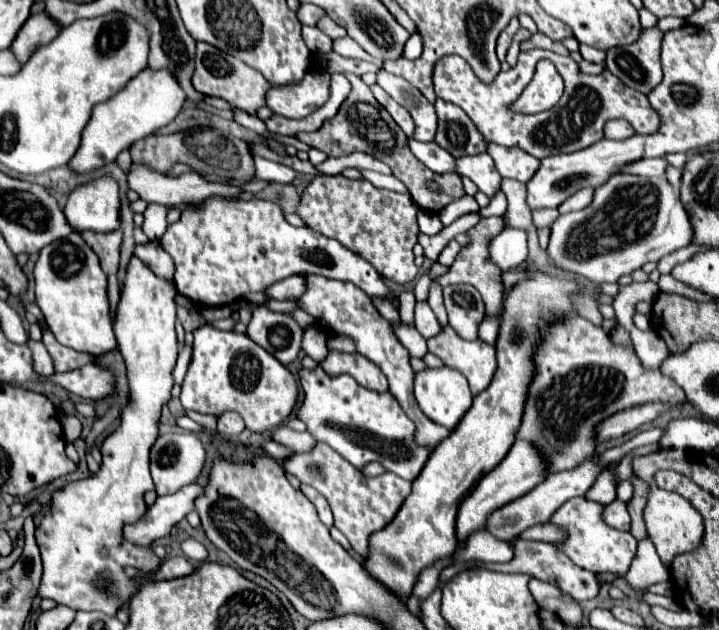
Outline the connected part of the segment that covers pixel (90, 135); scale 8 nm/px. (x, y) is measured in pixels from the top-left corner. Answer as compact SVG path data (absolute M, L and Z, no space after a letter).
M150 68L142 70L114 98L94 106L90 122L82 132L80 146L76 154L70 158L68 168L74 170L76 174L88 174L92 170L98 170L114 162L118 154L128 150L134 142L168 126L168 122L172 122L176 114L182 110L184 102L186 102L186 94L170 72L150 70Z

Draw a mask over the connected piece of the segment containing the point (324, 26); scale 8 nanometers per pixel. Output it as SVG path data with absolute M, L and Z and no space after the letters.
M324 16L324 18L320 18L318 20L318 24L316 24L326 36L330 36L332 40L336 40L336 38L342 38L342 36L346 36L346 30L342 30L342 26L338 26L332 18L328 18L328 16Z

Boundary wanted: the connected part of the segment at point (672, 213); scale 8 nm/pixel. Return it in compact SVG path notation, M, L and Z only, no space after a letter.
M612 174L608 182L596 188L596 194L590 206L578 212L564 214L554 222L552 234L550 234L548 256L554 266L582 274L596 284L618 282L620 276L632 274L642 264L658 262L662 256L688 246L690 238L692 238L692 224L680 202L680 190L678 188L672 190L672 184L666 178Z

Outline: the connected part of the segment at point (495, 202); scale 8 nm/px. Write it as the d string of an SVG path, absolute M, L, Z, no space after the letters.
M499 190L490 204L483 209L480 209L481 218L490 216L502 216L507 209L507 199L502 190Z

